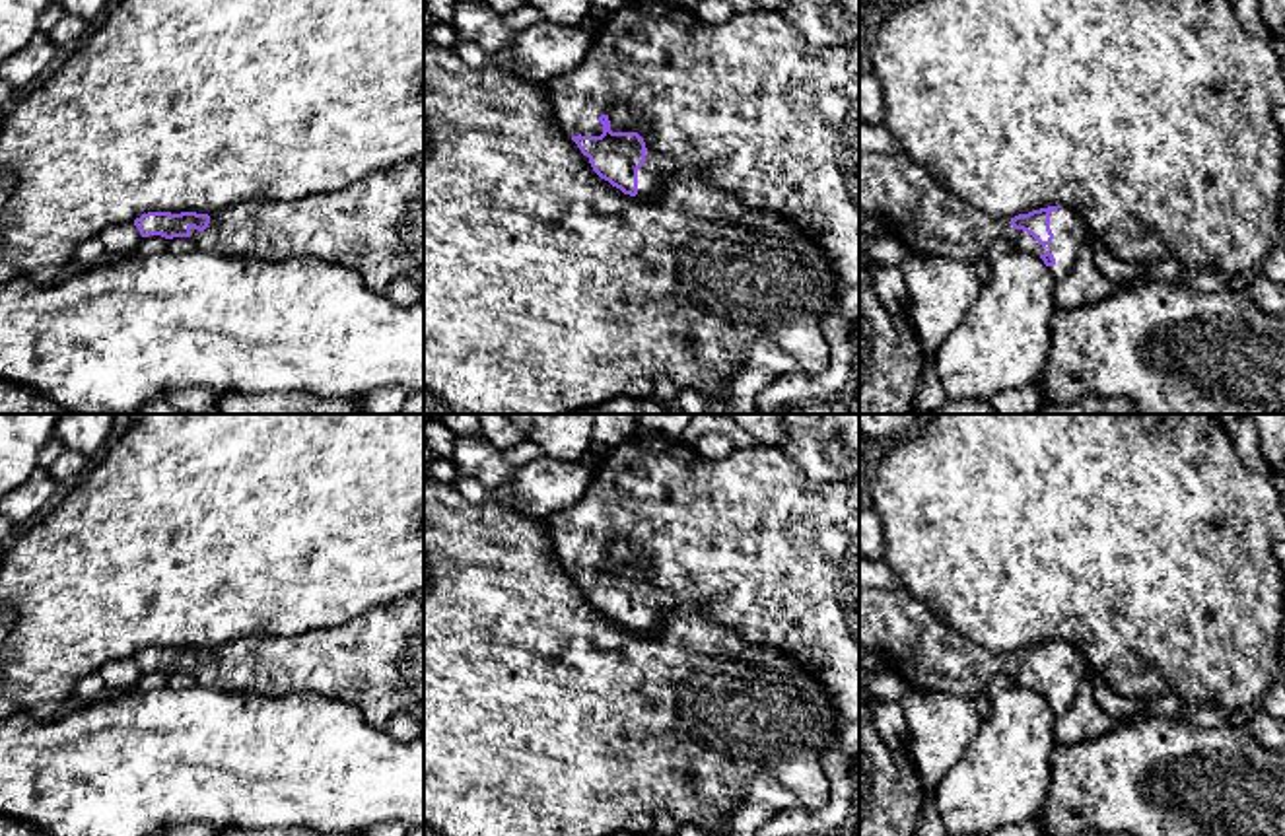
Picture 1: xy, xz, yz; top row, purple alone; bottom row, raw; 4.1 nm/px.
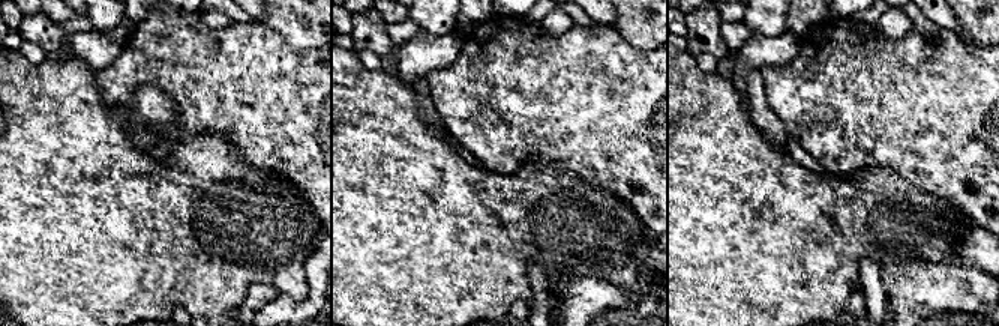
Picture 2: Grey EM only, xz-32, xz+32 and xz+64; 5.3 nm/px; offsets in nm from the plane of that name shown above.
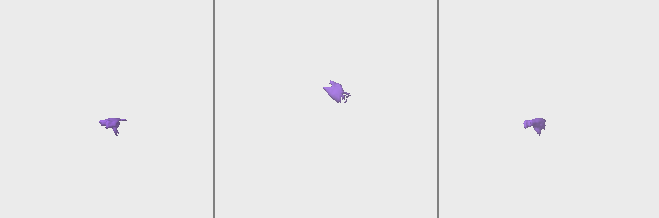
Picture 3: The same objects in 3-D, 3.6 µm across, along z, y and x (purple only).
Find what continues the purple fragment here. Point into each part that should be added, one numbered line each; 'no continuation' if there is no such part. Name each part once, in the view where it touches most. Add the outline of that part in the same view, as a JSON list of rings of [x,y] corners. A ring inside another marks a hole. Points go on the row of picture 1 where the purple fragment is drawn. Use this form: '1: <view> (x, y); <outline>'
1: yz (928, 220); [[[902,150],[859,152],[859,208],[920,257],[976,262],[991,243],[1005,239],[1038,257],[1050,251],[1056,278],[1071,270],[1089,239],[1087,222],[1061,206],[1050,214],[1054,239],[1042,247],[1030,233],[1015,229],[1009,218],[993,218],[943,189]]]

